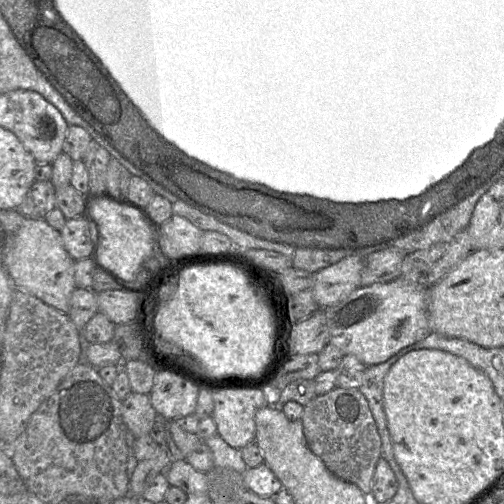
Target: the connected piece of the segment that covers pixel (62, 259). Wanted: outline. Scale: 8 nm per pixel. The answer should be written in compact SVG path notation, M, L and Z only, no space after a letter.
M25 218L4 258L2 267L16 288L68 314L70 297L76 289L74 262L65 249L60 231L51 227L45 219Z

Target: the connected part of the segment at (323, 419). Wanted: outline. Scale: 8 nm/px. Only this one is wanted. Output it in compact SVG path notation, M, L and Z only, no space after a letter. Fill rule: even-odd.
M334 388L304 407L301 417L309 449L338 478L355 484L370 498L375 467L382 457L377 426L365 396L359 389Z

